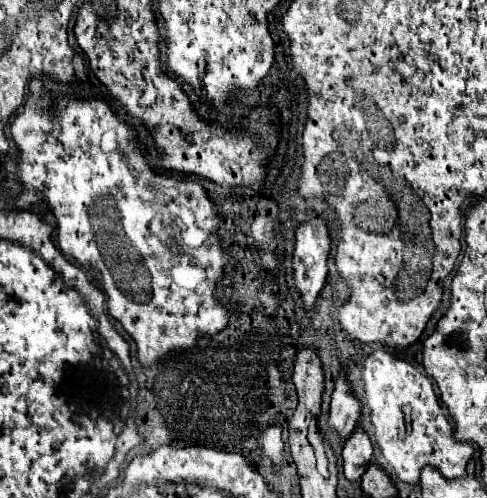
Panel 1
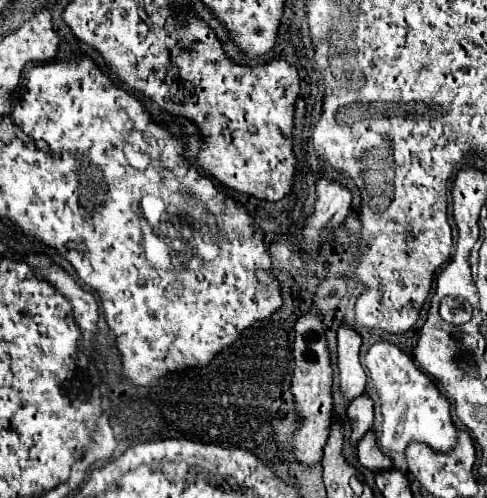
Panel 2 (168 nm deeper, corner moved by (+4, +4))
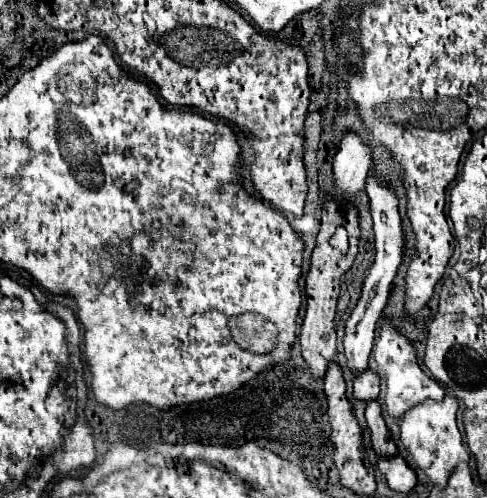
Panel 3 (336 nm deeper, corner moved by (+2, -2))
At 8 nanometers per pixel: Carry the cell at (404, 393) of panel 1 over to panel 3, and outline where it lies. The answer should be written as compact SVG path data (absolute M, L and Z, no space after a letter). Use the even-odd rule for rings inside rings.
M389 318L383 320L381 324L381 332L379 332L379 340L373 348L375 352L375 362L377 366L385 372L387 376L387 412L397 420L401 422L401 416L405 410L413 408L415 404L427 400L427 398L433 398L433 400L441 400L445 396L445 390L441 388L441 384L433 378L429 378L417 364L417 352L415 348L411 346L411 342L391 324Z

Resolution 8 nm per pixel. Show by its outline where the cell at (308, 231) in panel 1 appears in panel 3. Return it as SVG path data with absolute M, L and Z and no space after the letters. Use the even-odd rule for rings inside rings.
M347 132L341 140L341 148L335 154L333 172L335 182L345 192L359 192L365 188L365 178L371 168L373 148L367 146L355 132Z

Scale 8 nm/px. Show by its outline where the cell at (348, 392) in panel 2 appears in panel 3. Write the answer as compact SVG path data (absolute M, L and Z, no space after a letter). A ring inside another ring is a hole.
M375 174L367 176L365 192L369 194L369 200L371 200L377 254L375 254L375 262L371 266L371 272L369 272L369 276L365 280L361 298L359 298L359 302L357 302L357 306L355 306L351 318L347 320L347 326L345 326L345 342L343 342L343 346L345 346L347 364L353 370L353 374L357 374L357 372L367 368L367 358L369 358L369 352L371 352L373 340L375 340L377 320L381 318L383 308L387 306L391 284L393 284L393 278L397 274L397 268L399 268L401 256L403 256L403 228L401 228L401 216L399 216L399 210L397 210L397 204L399 204L397 194L381 178L377 178Z

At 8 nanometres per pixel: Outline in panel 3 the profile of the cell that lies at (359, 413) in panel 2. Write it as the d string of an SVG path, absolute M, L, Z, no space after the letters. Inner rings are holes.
M367 368L365 372L359 372L355 376L355 398L359 400L375 400L379 396L379 374Z

